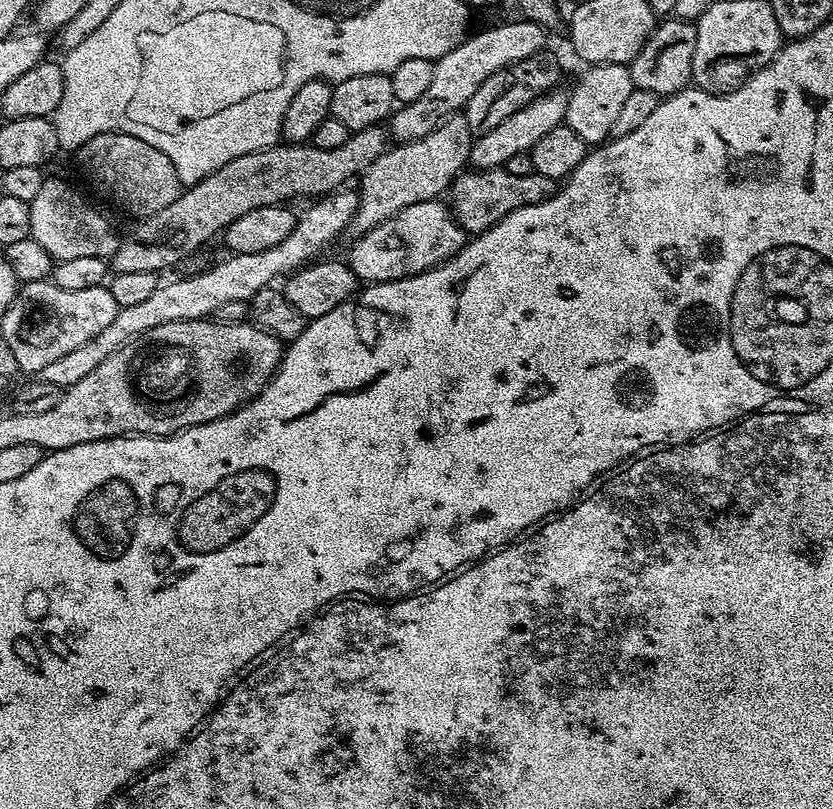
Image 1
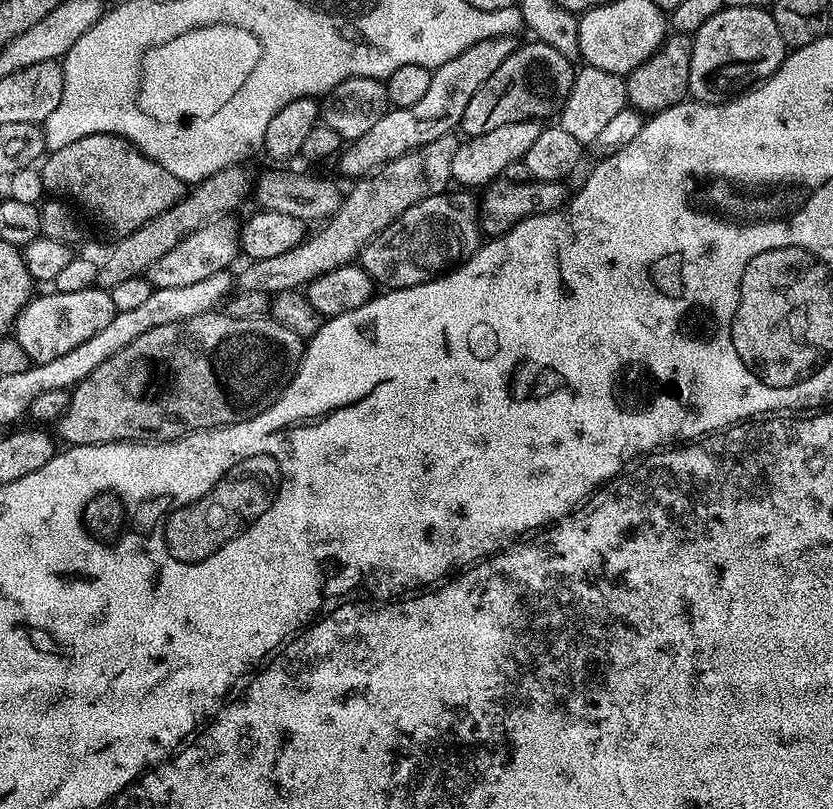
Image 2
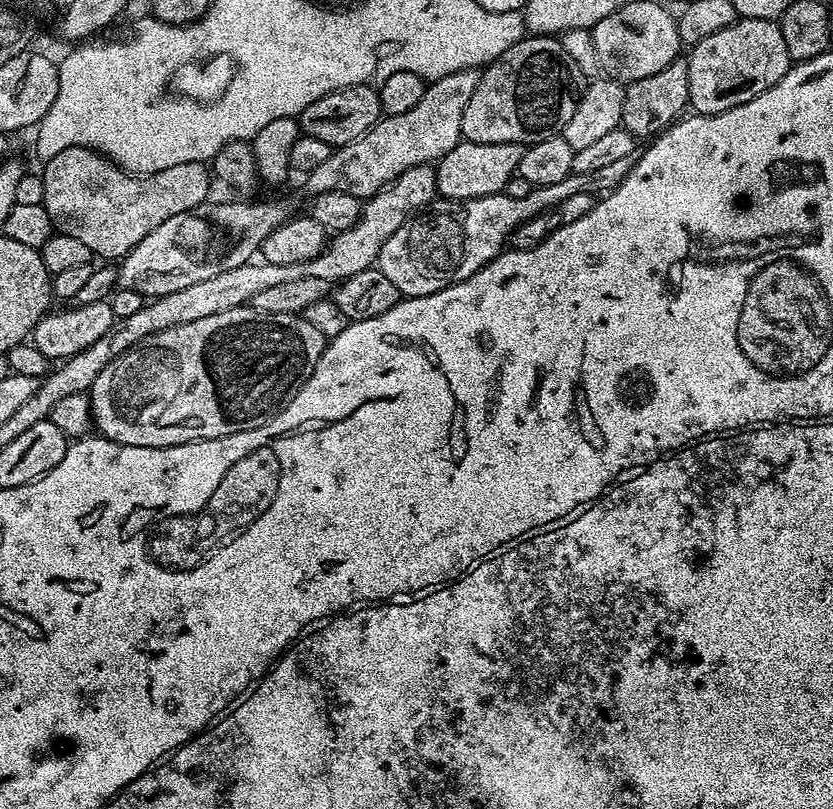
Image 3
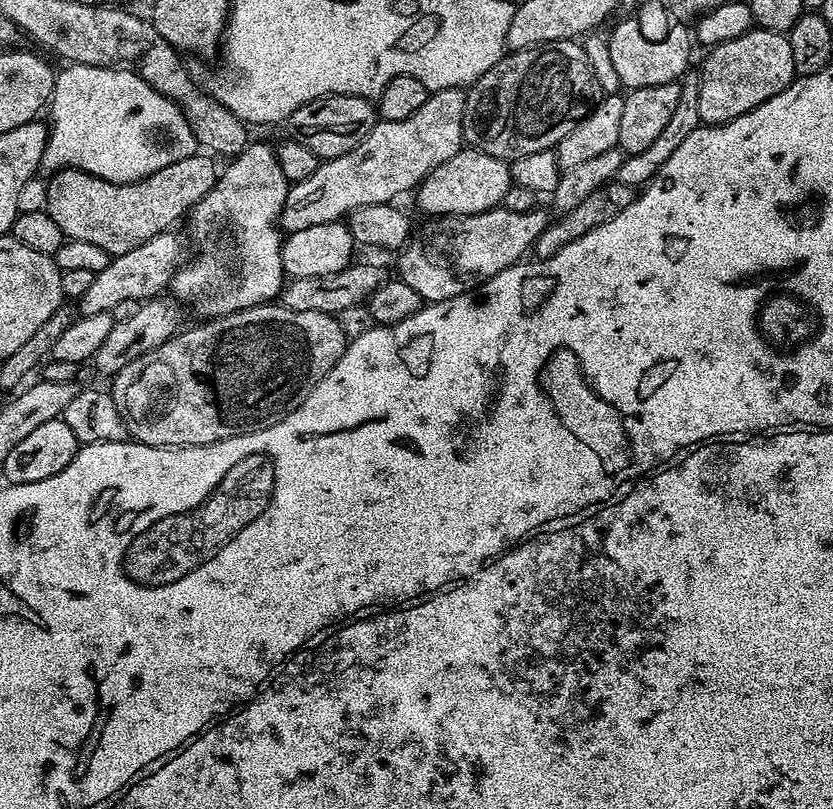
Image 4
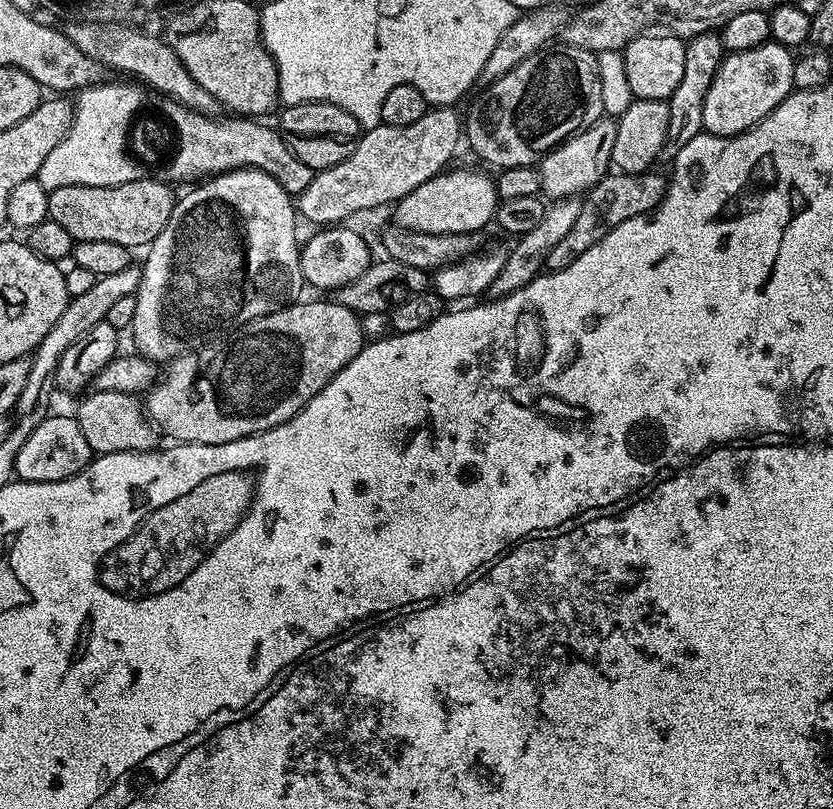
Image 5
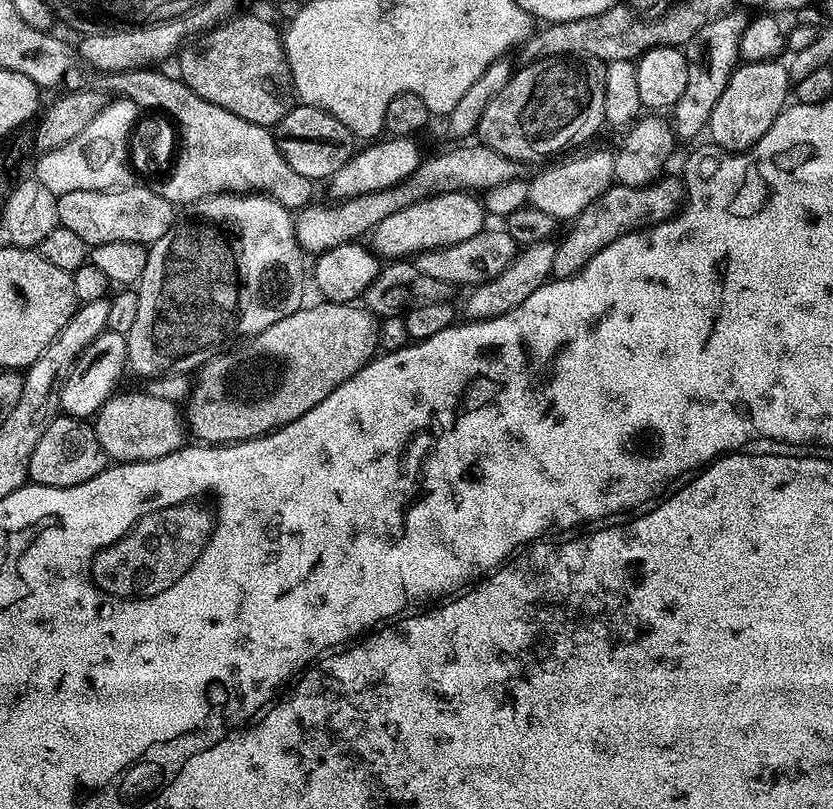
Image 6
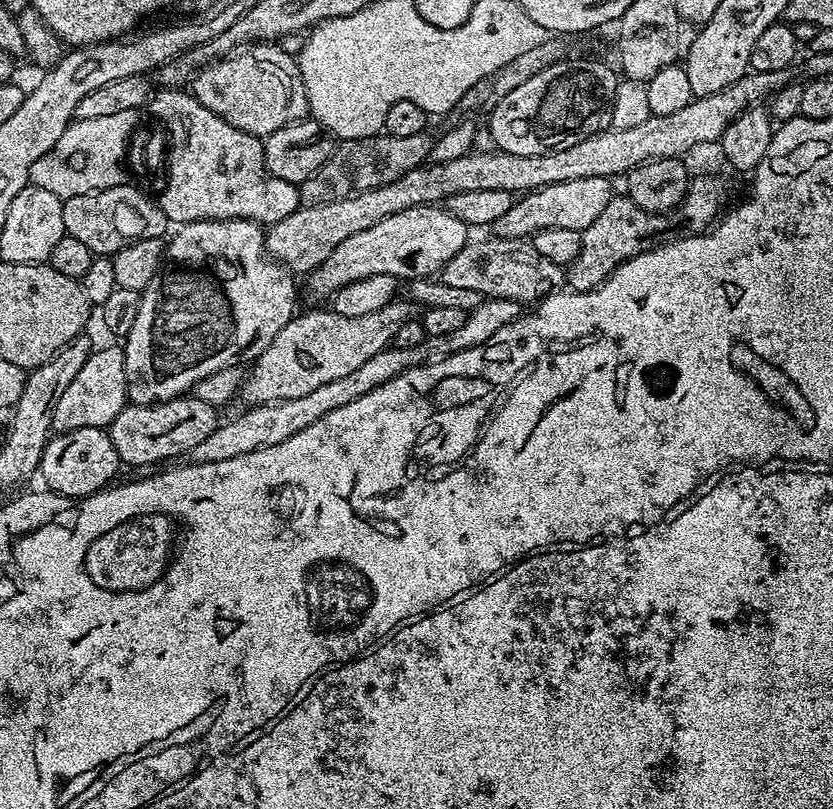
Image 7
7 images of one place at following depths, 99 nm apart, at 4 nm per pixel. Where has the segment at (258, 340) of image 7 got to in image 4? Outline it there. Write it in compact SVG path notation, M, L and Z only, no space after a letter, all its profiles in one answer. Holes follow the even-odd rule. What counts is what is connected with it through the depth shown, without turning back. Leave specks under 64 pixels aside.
M249 142L238 155L231 157L225 164L228 165L225 168L223 165L210 194L203 196L190 213L192 236L200 247L200 253L189 264L188 261L181 263L172 275L170 285L171 295L177 301L185 305L193 304L204 318L229 316L241 312L243 308L253 308L275 301L286 285L286 273L280 257L282 232L278 221L290 182L286 174L282 174L275 147L271 143L268 145Z

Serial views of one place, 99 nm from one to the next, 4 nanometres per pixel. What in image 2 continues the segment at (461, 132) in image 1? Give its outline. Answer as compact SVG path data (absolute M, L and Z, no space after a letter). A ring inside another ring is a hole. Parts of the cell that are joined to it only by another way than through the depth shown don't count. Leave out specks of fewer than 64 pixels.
M452 134L434 138L434 142L426 142L426 146L410 150L402 154L402 158L394 158L372 175L357 179L353 183L356 185L349 192L347 189L341 199L338 211L323 221L317 227L320 228L317 232L315 229L298 246L294 246L294 250L286 250L286 254L251 261L247 265L249 268L238 276L239 287L246 291L260 290L271 294L300 290L314 282L314 278L322 278L322 274L330 274L330 270L353 263L364 247L378 233L386 230L390 222L406 214L410 206L449 191L453 183L452 163L457 143L457 137Z

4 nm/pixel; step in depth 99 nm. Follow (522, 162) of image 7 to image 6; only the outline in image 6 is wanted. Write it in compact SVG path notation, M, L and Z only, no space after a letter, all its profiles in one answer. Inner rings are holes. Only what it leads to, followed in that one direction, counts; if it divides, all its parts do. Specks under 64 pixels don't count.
M460 142L452 147L456 148L448 148L429 160L428 157L421 159L414 174L386 190L349 196L341 199L341 204L313 202L308 207L299 209L294 219L296 241L301 249L305 253L312 252L311 254L334 250L334 246L351 244L367 237L376 229L378 222L382 222L382 218L390 218L390 214L398 214L398 210L406 210L406 206L414 206L414 202L422 202L427 196L441 196L451 192L483 194L494 186L506 186L506 182L514 182L525 175L525 165L521 161L506 158L506 154L498 154L498 150L490 150L490 146L485 144Z

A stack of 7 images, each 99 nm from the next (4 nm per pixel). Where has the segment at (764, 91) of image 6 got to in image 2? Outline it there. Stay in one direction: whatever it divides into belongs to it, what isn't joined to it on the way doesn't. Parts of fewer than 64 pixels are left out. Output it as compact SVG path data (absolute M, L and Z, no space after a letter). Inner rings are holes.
M725 7L692 36L688 96L702 104L723 104L768 80L782 66L786 45L768 8Z

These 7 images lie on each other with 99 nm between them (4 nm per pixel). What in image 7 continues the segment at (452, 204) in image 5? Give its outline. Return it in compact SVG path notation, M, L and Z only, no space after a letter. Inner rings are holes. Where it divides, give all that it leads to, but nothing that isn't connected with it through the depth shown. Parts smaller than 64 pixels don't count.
M423 204L390 214L390 218L382 218L382 222L374 222L374 226L346 238L346 242L342 242L334 254L330 254L330 258L326 258L326 262L307 277L308 288L316 296L331 298L342 286L374 274L390 274L400 282L435 277L444 269L446 262L458 254L458 250L470 243L468 232L469 225L444 206Z

